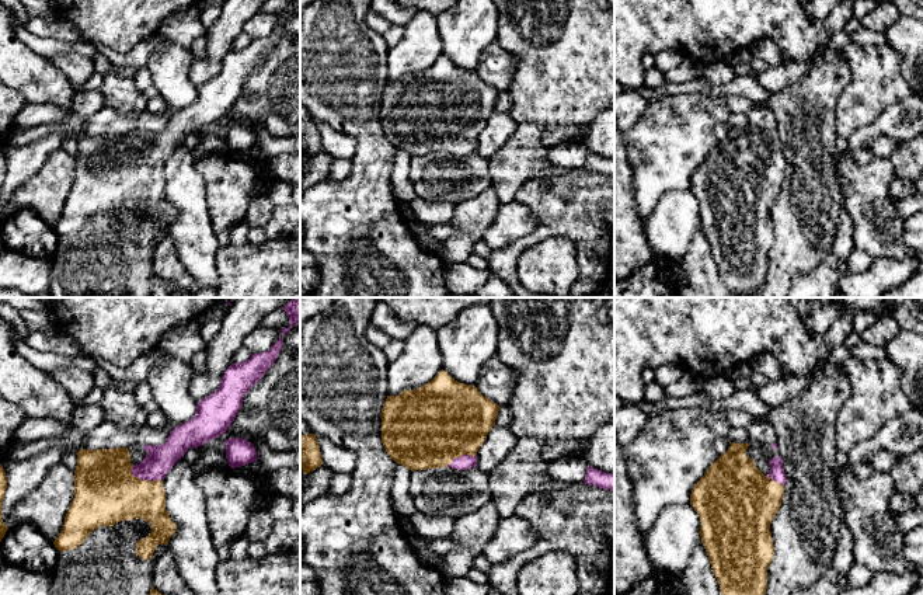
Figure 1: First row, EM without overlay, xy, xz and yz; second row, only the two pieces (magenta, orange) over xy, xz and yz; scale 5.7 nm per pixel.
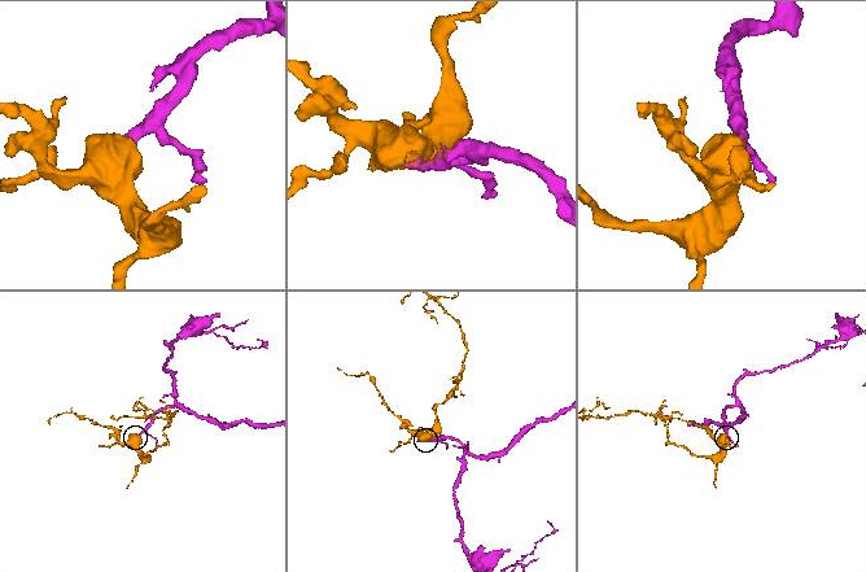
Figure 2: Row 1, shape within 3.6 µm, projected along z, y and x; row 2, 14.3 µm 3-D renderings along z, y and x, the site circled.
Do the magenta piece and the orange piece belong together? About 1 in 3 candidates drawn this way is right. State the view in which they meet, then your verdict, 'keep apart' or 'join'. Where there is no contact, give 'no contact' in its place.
xy | join

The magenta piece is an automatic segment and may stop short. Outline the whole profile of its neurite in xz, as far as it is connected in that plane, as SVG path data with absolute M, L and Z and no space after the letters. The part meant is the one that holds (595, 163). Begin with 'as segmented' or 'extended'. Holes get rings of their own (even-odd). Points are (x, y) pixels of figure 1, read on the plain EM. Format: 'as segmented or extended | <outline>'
as segmented | M588 150L584 168L614 177L614 159L605 159Z

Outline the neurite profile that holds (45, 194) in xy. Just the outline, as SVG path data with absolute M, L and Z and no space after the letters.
M58 149L46 157L31 180L13 191L8 209L31 209L48 226L55 227L73 184L74 156Z

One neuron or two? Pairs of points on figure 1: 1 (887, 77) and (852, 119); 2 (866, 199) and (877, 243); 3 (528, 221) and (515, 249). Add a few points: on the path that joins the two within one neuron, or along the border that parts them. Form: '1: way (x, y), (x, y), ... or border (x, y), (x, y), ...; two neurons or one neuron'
1: way (877, 87), (854, 110); one neuron
2: way (870, 211), (874, 232); one neuron
3: border (536, 214), (536, 226), (529, 233), (493, 251); two neurons

